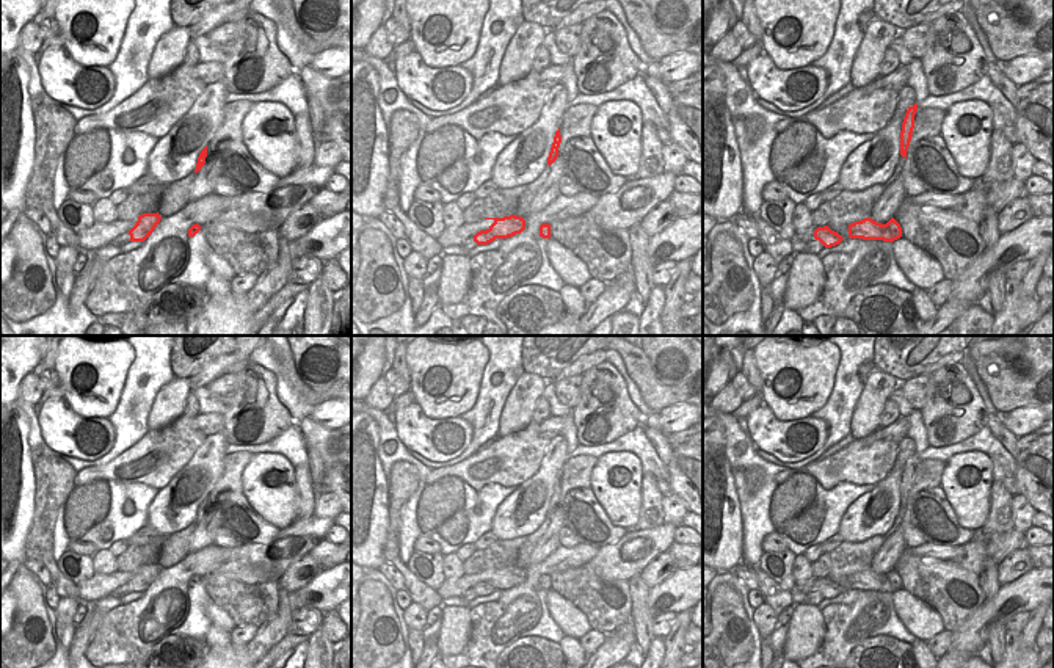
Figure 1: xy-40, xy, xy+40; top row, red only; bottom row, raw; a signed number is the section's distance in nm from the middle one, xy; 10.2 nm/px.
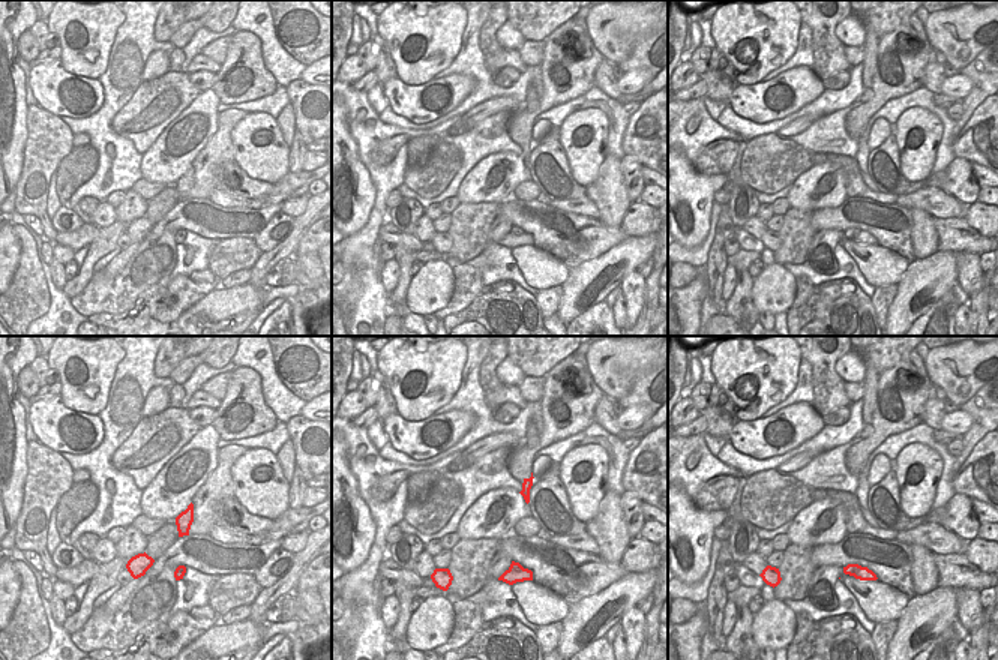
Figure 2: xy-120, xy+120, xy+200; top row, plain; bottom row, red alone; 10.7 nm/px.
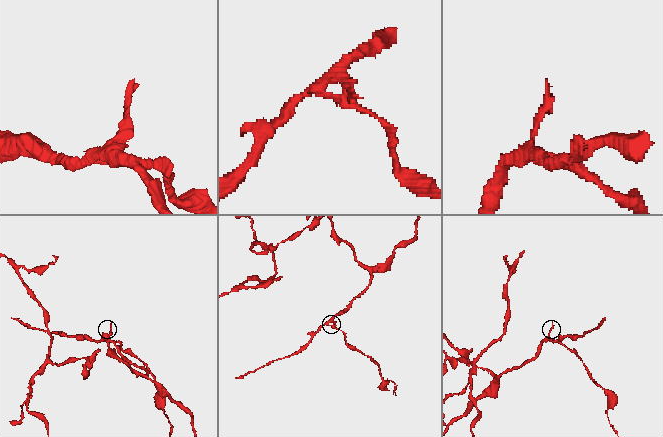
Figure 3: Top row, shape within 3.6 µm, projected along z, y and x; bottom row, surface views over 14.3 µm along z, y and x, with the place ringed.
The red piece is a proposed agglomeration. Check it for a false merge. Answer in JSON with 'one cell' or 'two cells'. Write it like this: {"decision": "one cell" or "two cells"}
{"decision": "two cells"}

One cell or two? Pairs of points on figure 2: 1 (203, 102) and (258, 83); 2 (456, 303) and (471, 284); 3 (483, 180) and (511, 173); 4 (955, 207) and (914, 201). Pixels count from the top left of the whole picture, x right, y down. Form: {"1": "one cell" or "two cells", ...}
{"1": "two cells", "2": "one cell", "3": "one cell", "4": "one cell"}

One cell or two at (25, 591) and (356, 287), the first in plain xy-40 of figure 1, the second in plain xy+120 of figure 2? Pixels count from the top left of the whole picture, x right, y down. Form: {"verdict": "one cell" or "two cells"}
{"verdict": "one cell"}

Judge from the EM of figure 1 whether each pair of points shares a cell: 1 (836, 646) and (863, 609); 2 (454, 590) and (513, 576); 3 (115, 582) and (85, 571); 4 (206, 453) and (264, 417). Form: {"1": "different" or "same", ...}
{"1": "same", "2": "same", "3": "different", "4": "different"}

